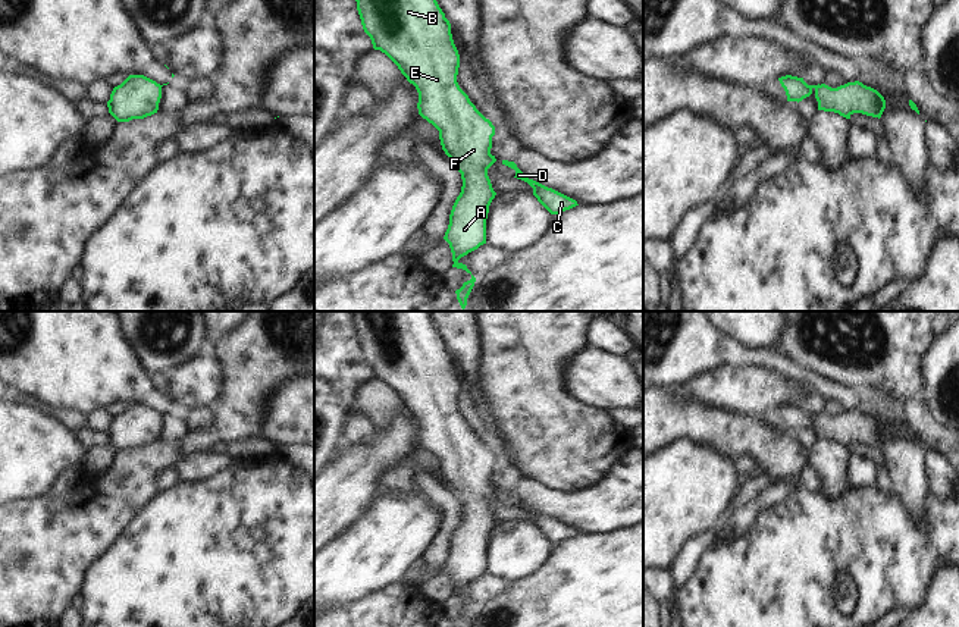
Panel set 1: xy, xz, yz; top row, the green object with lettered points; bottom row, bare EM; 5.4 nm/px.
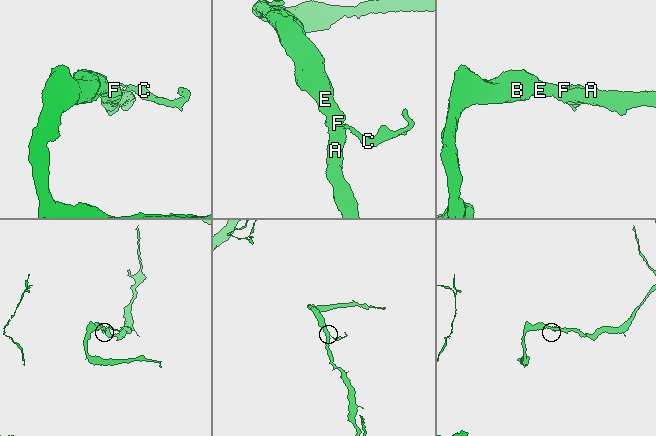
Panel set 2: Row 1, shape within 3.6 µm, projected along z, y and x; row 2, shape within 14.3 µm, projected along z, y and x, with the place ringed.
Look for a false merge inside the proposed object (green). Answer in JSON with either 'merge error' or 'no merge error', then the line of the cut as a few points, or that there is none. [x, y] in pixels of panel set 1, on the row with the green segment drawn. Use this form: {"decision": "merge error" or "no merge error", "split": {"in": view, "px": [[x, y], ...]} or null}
{"decision": "merge error", "split": {"in": "xz", "px": [[489, 154], [492, 163]]}}

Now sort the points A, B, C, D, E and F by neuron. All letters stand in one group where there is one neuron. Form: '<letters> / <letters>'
A B E F / C D

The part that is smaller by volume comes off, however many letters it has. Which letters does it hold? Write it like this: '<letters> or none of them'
C, D

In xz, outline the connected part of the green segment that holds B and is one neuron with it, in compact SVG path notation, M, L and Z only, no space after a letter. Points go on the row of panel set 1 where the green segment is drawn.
M436 0L355 1L363 29L370 37L373 48L385 53L398 66L407 81L416 87L419 93L419 115L439 131L442 150L461 173L461 192L452 206L449 225L444 239L449 244L452 253L452 267L463 269L471 275L467 266L460 263L458 260L477 250L480 245L486 244L486 219L489 206L496 195L488 176L488 169L493 164L491 160L491 148L492 137L495 135L495 126L476 109L468 95L460 88L457 82L460 54L452 40L451 23L445 18L445 13L442 12Z

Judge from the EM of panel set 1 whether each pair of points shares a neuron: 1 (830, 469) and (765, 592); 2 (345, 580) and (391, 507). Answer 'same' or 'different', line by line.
1: different
2: same

